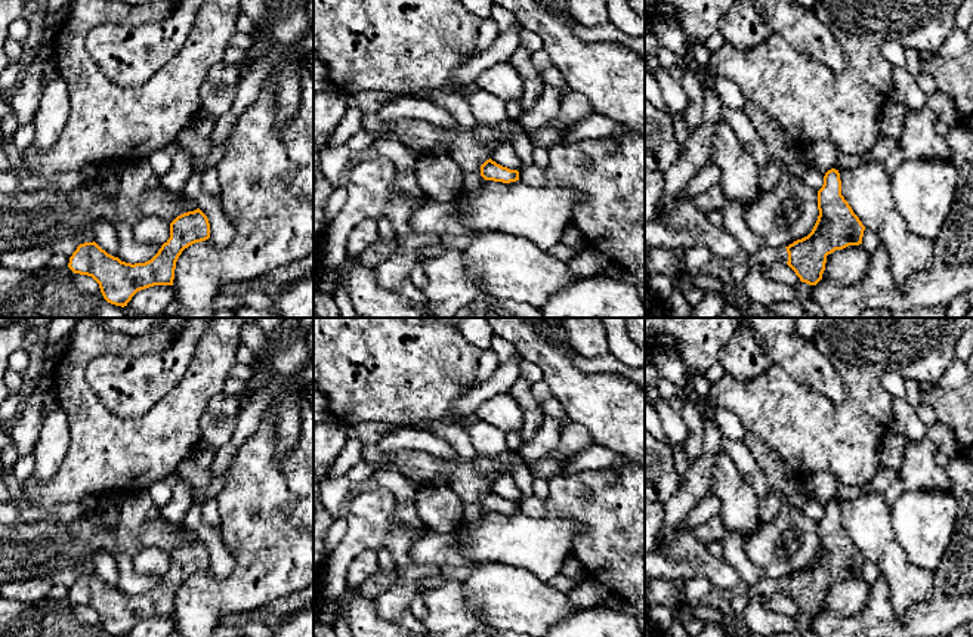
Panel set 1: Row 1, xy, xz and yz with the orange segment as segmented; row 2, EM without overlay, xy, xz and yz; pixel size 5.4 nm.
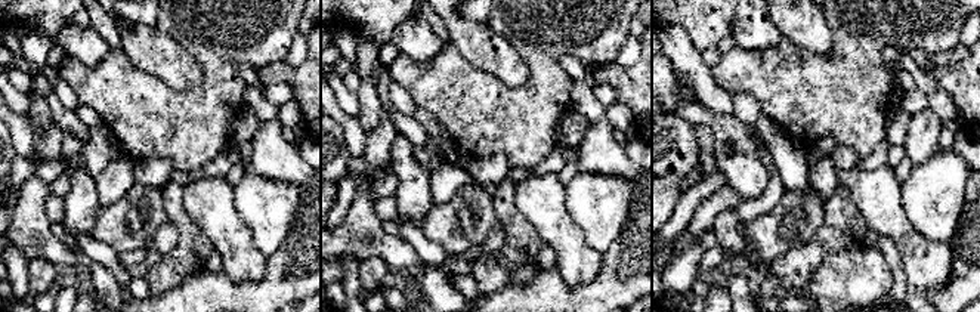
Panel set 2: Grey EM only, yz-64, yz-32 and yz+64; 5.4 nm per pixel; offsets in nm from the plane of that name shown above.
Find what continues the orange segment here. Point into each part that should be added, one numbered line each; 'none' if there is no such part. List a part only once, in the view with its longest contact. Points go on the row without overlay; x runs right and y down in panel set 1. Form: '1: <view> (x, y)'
none

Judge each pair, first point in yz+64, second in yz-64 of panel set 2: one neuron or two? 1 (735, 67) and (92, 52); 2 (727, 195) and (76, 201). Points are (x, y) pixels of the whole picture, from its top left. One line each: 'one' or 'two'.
1: two
2: two

